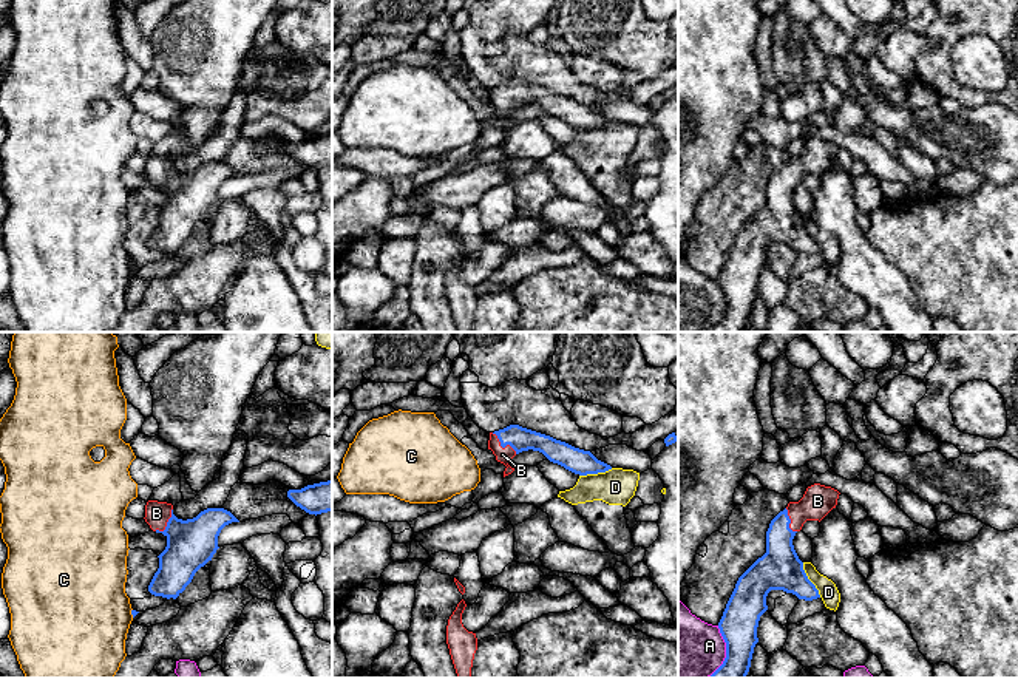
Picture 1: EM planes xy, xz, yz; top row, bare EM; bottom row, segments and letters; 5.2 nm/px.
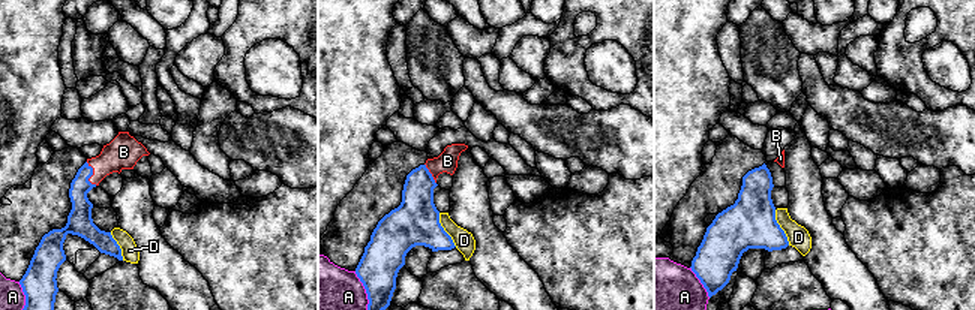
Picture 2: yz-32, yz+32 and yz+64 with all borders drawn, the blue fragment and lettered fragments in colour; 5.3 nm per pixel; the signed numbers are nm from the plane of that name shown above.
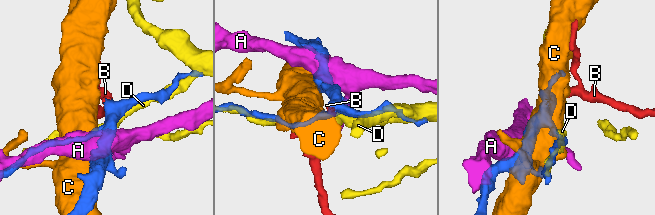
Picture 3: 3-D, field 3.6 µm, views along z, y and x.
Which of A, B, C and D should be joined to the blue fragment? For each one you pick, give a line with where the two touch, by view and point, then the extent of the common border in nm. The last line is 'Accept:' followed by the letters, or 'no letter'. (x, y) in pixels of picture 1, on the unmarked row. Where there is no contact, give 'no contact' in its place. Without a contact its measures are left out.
B: meets blue in xz at (502, 101); contact 170 nm long
Accept: B

